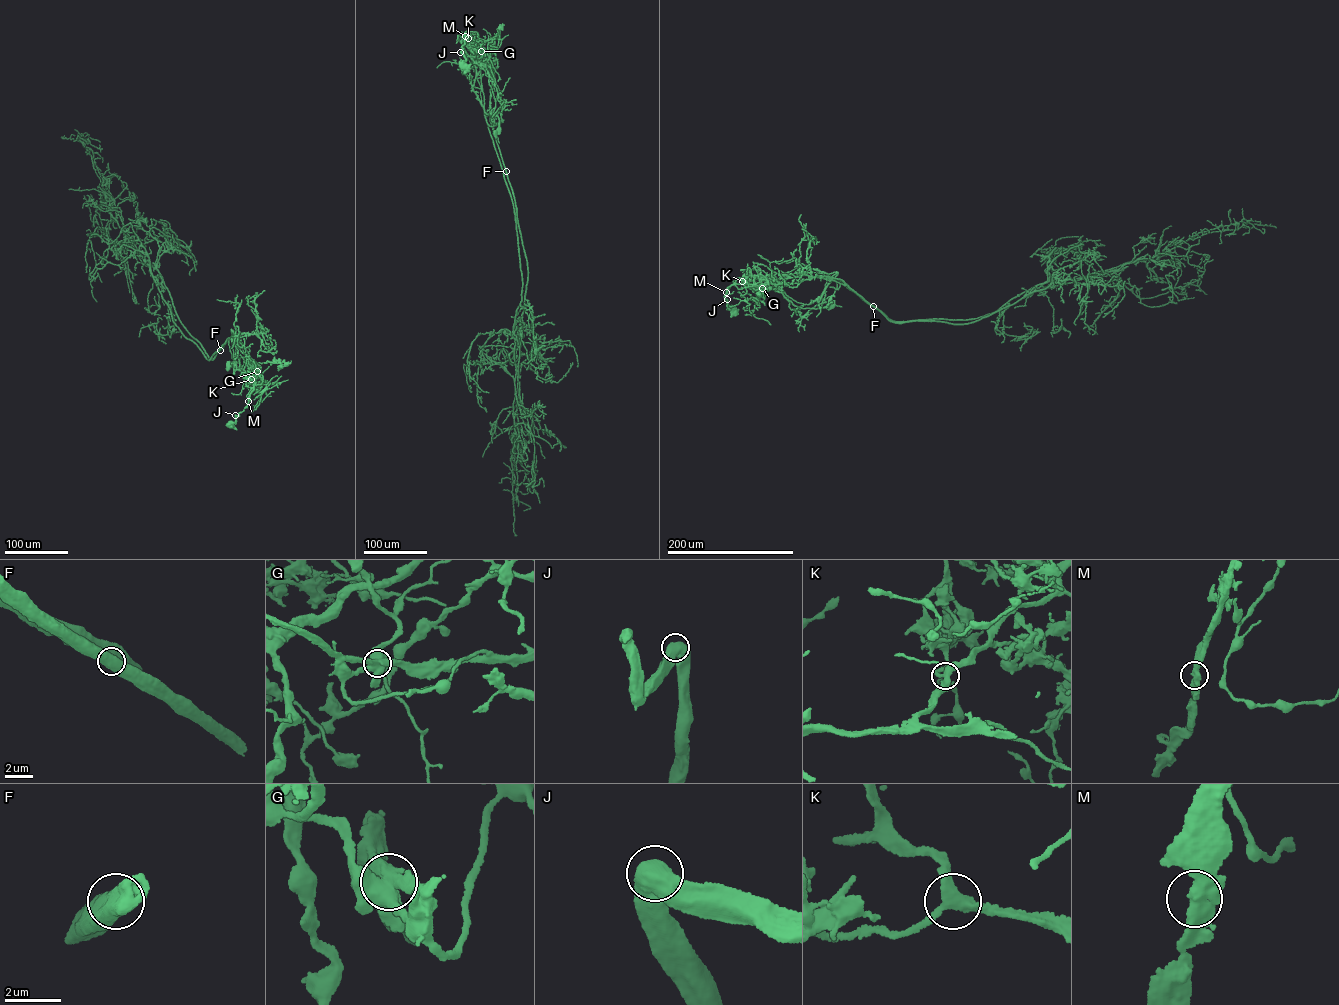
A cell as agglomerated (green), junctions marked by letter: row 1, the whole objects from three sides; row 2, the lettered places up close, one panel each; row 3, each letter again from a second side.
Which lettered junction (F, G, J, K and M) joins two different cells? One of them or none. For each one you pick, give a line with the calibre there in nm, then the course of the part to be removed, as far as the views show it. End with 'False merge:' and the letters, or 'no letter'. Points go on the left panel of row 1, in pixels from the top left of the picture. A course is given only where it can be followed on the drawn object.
G: 550 nm thick; foreign part runs (257, 371), (248, 403), (239, 415), (235, 415), (235, 422), (230, 424), (232, 425)
False merge: G

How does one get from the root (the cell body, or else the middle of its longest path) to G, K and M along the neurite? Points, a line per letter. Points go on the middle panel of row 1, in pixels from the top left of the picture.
G: (495, 132), (497, 115), (484, 114), (477, 55), (481, 51)
K: (495, 132), (498, 118), (495, 113), (486, 116), (484, 114), (478, 53), (471, 36), (467, 38)
M: (495, 132), (497, 115), (484, 114), (478, 53), (469, 33), (466, 31), (465, 36)

